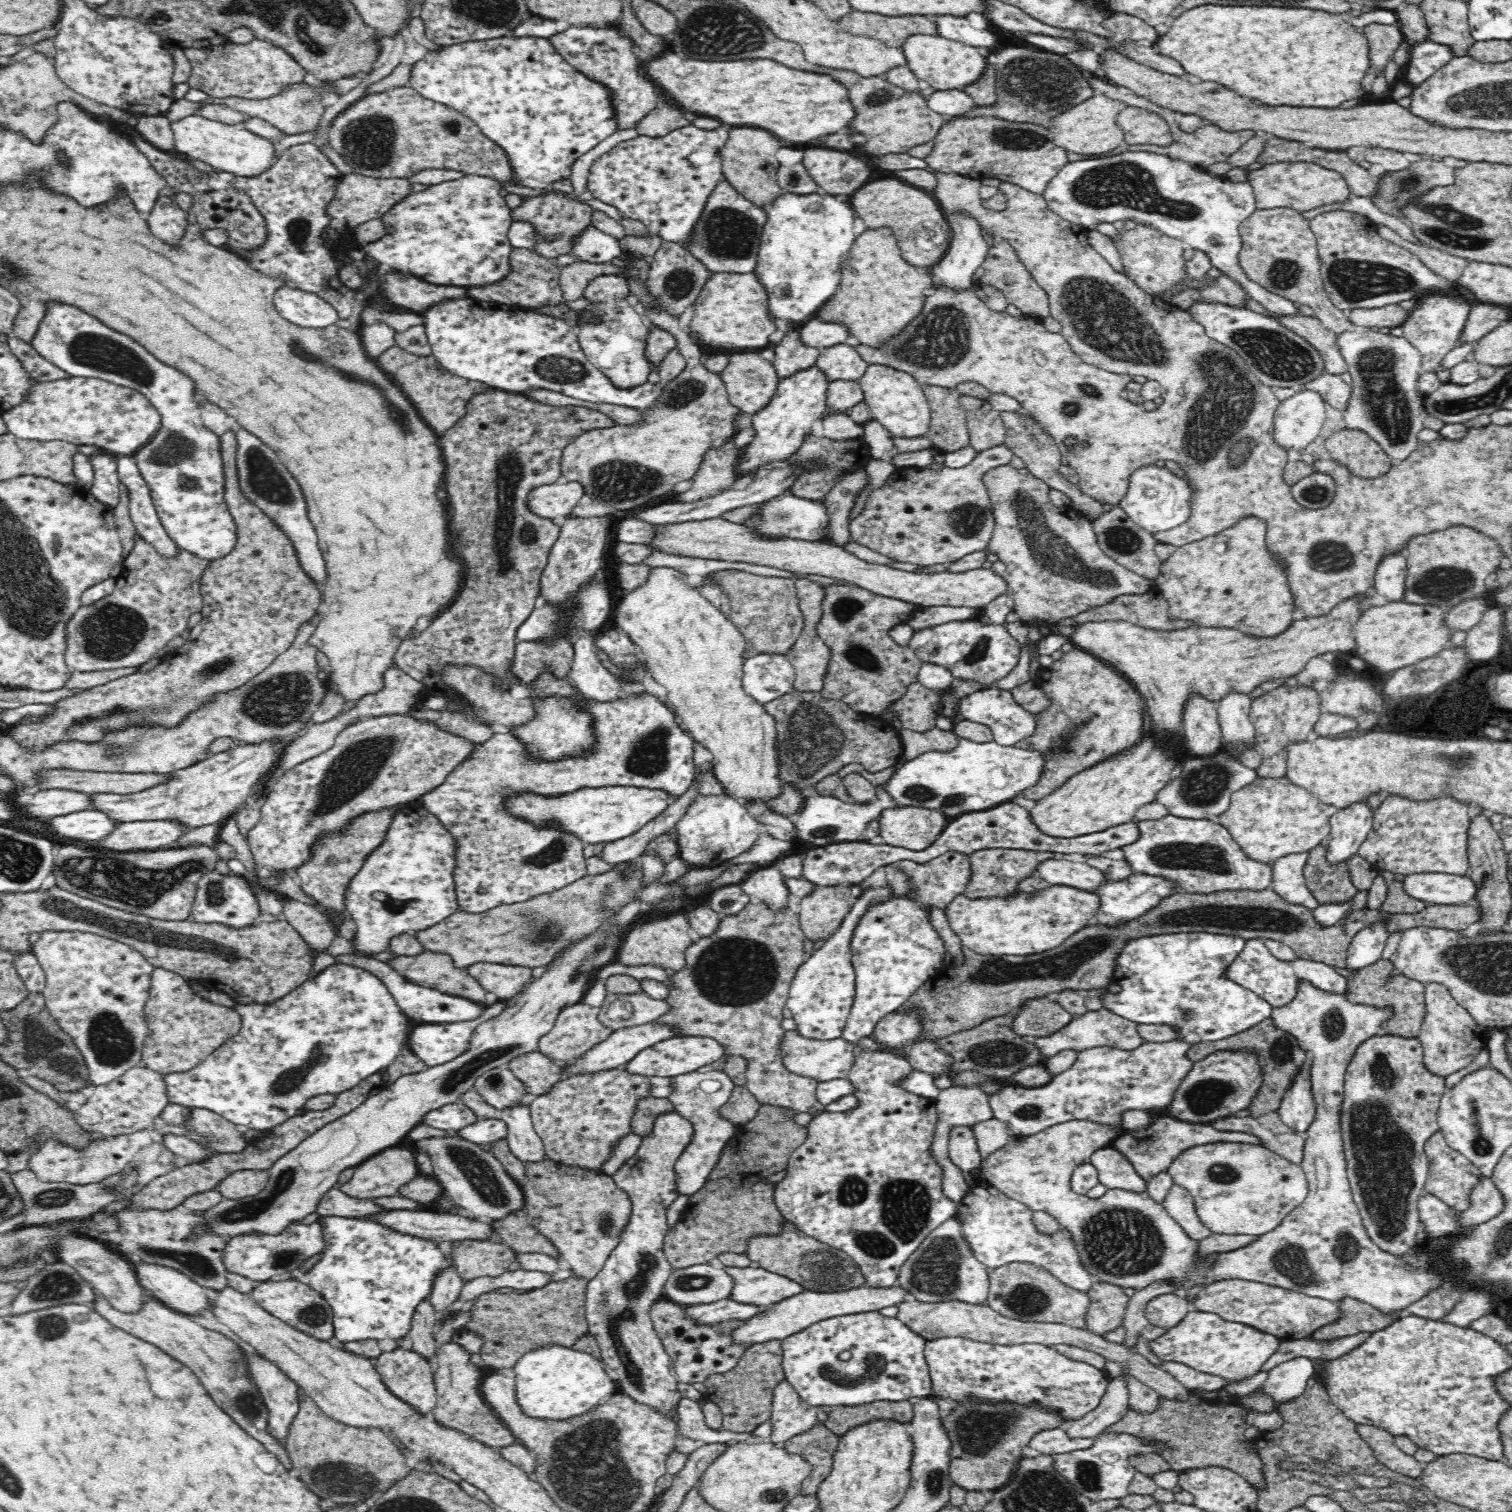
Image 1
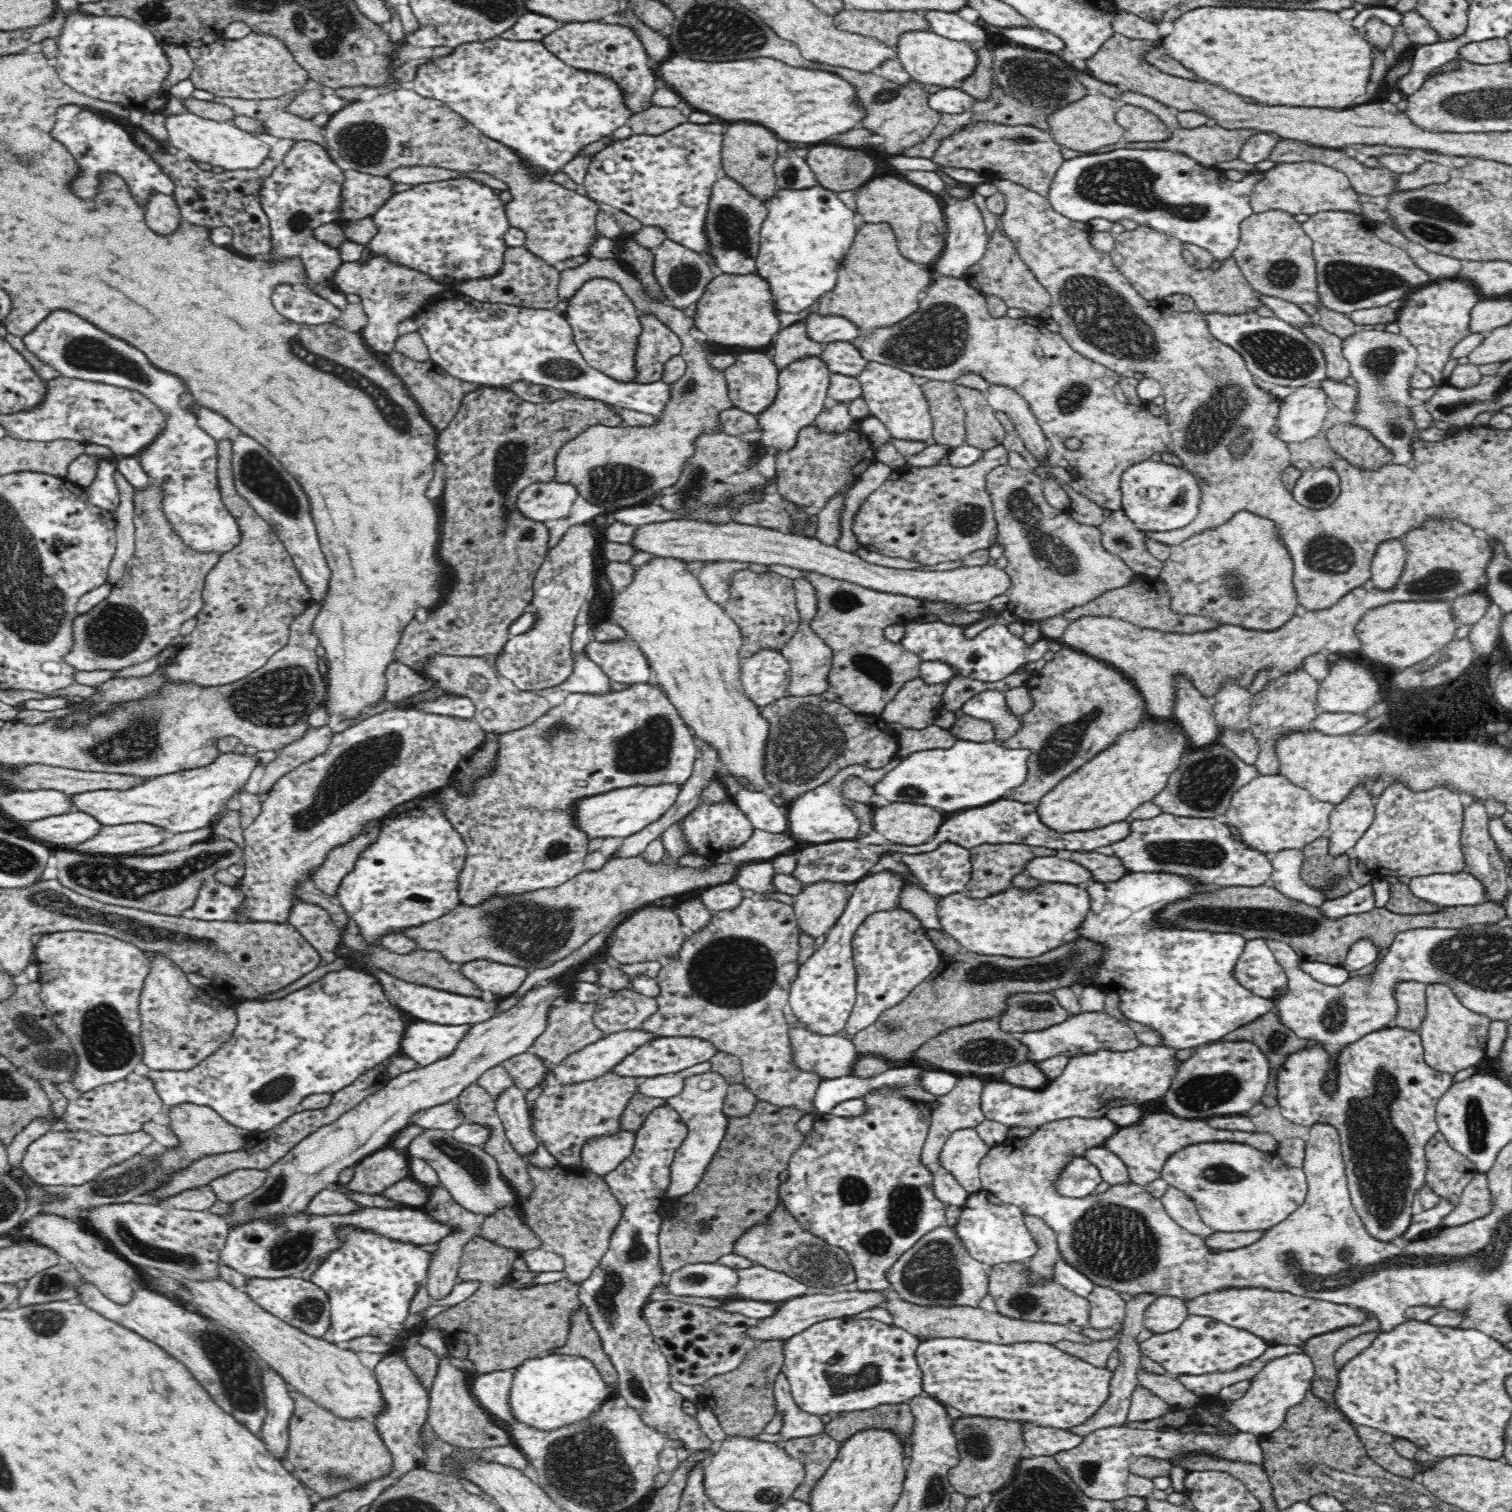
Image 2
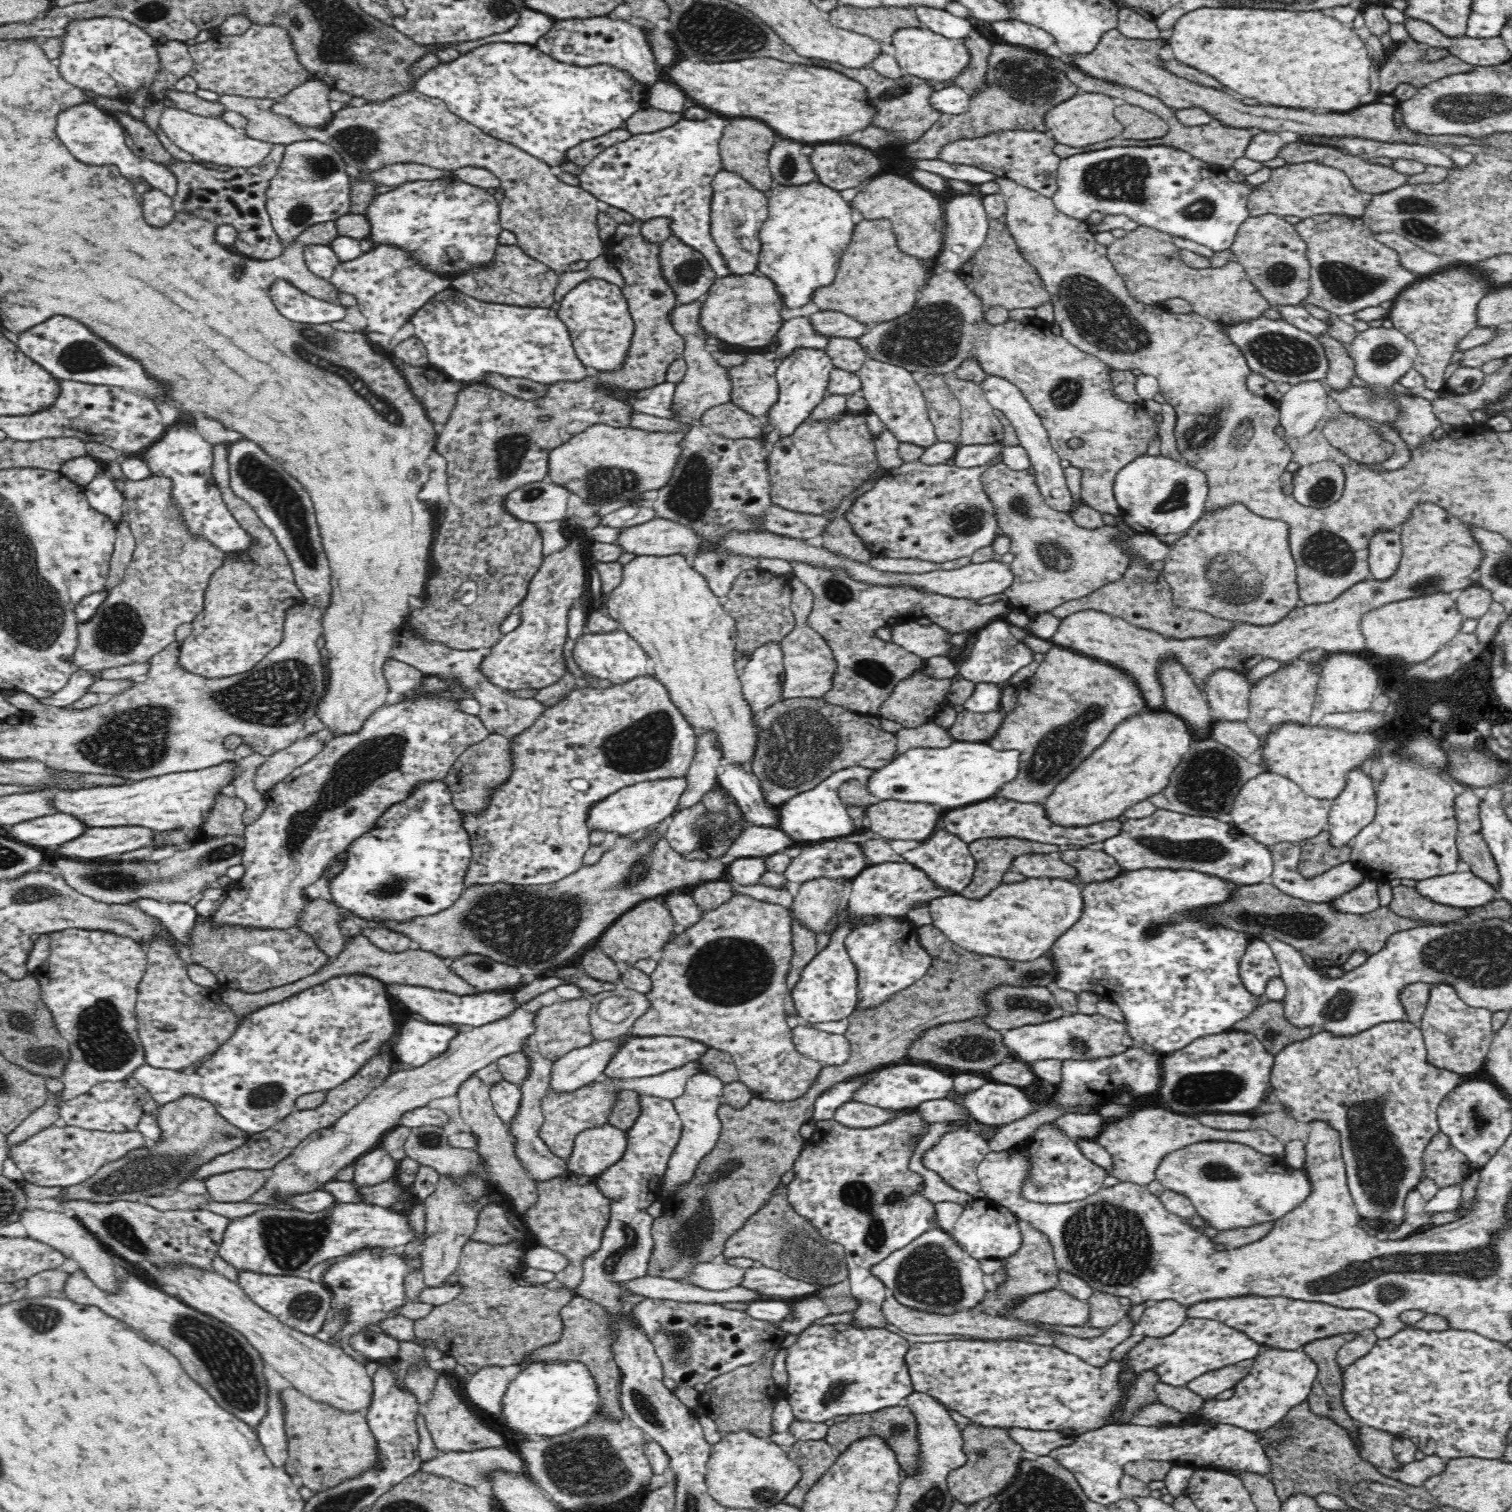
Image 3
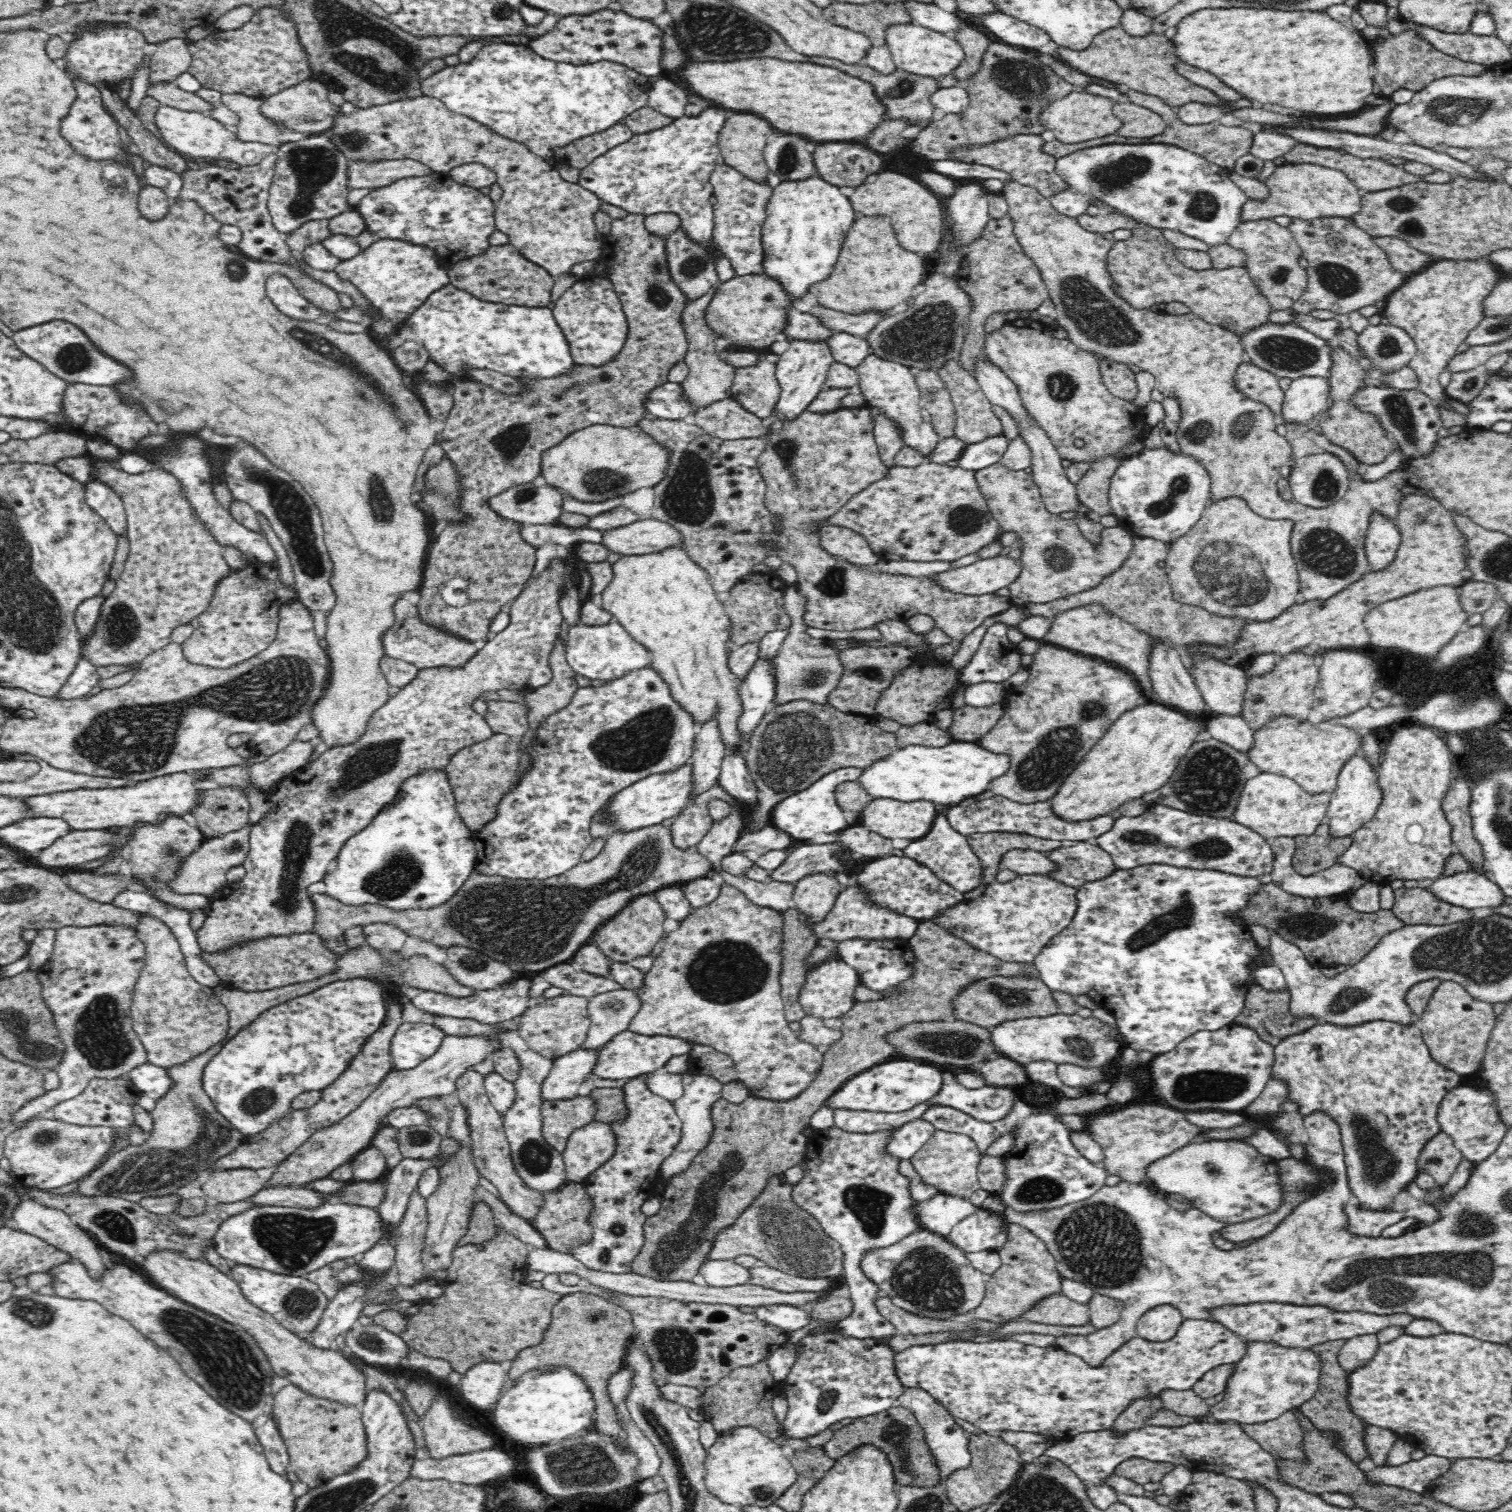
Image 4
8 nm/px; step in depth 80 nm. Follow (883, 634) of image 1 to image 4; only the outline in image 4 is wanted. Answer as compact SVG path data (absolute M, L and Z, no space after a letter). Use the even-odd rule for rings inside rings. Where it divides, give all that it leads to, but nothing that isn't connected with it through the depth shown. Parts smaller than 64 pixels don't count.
M869 406L859 409L838 409L830 414L813 414L805 412L798 420L784 423L779 434L768 434L766 448L758 457L758 468L767 486L765 503L774 515L783 518L783 529L775 536L779 551L777 556L784 563L790 564L797 572L796 585L800 594L806 597L804 620L808 627L822 630L852 632L872 628L884 621L907 621L917 614L931 616L935 628L940 628L953 638L961 641L972 630L976 630L986 618L1000 614L1011 607L1009 597L996 596L994 593L980 596L954 594L942 589L928 577L912 577L902 574L880 573L878 569L862 570L862 567L848 562L836 562L818 542L819 531L810 531L812 526L822 520L834 516L855 494L882 480L889 468L880 458L874 440L875 422L872 420ZM857 642L857 646L836 648L838 659L842 663L842 676L838 678L838 686L828 694L827 702L834 708L854 715L874 717L878 699L898 673L912 665L915 651L900 645L885 645L874 647L868 642Z

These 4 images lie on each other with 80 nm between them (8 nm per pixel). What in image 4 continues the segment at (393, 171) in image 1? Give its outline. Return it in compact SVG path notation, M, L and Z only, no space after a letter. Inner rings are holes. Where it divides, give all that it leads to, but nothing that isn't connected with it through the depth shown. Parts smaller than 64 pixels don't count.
M428 95L416 96L416 98L400 98L394 102L382 103L378 106L368 106L366 108L358 107L356 110L351 112L351 114L345 114L338 110L334 124L330 127L332 134L330 134L330 141L334 143L334 146L340 151L340 153L346 156L347 160L352 160L352 162L366 161L366 163L375 163L381 160L404 160L412 159L422 164L428 166L434 170L435 173L449 173L450 170L456 168L457 166L462 166L463 164L482 164L486 168L494 171L497 174L497 183L503 190L503 194L500 200L494 202L496 206L494 211L495 225L496 228L508 235L509 243L515 246L530 262L536 263L538 266L545 268L552 277L556 278L558 275L564 273L570 273L570 268L578 262L586 262L591 260L603 259L603 246L602 243L596 239L596 225L593 216L600 211L600 199L593 192L586 190L584 187L580 186L579 183L572 183L564 181L554 165L551 165L545 158L539 157L528 150L526 145L512 141L510 139L501 137L500 135L494 133L492 129L468 118L462 116L461 114L456 114L446 108L446 105L438 100Z

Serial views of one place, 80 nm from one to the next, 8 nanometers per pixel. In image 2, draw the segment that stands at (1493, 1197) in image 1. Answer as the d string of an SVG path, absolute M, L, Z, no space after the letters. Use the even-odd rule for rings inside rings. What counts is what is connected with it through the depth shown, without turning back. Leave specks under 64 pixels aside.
M1476 1173L1463 1188L1459 1203L1441 1222L1441 1227L1462 1226L1492 1212L1493 1198L1484 1173Z

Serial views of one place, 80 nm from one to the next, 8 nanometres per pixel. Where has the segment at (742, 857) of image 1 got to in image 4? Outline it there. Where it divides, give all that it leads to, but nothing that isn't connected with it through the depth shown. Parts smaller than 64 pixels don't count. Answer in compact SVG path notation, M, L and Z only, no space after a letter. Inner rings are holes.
M771 824L760 829L748 826L732 846L732 853L763 855L770 851L785 850L796 843L786 832Z

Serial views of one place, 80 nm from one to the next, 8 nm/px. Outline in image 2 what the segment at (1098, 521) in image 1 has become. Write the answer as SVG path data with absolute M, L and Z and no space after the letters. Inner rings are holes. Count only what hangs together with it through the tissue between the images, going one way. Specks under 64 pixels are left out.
M1122 508L1114 510L1098 524L1102 547L1120 561L1124 561L1136 574L1158 577L1163 562L1148 550L1147 540L1151 536L1140 530Z

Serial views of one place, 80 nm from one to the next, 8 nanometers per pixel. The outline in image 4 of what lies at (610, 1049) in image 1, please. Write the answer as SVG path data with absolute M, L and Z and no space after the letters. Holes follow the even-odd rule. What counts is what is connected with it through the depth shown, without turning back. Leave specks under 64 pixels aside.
M583 1048L553 1060L550 1074L542 1083L543 1100L568 1100L578 1093L577 1088L593 1073L599 1048Z

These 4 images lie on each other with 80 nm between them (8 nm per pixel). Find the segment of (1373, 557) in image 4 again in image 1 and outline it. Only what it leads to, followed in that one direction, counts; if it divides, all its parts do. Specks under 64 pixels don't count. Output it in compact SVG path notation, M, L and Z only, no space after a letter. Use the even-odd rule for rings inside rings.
M1405 554L1384 558L1376 570L1374 592L1385 596L1389 602L1404 601L1406 575L1407 559Z

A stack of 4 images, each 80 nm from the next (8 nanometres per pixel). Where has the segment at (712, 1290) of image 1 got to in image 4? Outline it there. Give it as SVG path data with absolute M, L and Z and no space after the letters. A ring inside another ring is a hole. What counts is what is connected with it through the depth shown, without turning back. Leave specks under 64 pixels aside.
M708 1260L700 1266L702 1283L710 1287L730 1287L747 1284L749 1270L735 1264L733 1260Z

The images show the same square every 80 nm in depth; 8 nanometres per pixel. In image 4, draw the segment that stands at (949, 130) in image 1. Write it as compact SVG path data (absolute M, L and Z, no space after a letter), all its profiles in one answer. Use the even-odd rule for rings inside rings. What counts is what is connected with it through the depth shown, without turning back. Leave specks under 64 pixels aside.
M1014 134L1002 140L994 140L990 144L956 146L948 150L948 155L954 161L978 163L1002 170L1010 174L1012 180L1024 186L1036 188L1042 196L1050 198L1064 189L1064 181L1055 169L1057 158L1042 150L1045 142L1040 134Z

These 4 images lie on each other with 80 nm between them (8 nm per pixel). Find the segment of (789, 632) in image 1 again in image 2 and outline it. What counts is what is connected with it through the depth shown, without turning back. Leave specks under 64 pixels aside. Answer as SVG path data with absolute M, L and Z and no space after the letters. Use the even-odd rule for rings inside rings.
M740 569L730 574L730 598L724 613L742 633L740 657L747 658L764 649L781 651L793 638L800 623L793 582L793 579L774 572L758 575L749 569Z

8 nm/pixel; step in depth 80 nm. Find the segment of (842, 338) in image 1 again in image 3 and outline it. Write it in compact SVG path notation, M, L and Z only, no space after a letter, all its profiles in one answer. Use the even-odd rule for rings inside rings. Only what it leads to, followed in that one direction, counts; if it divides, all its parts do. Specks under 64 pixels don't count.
M818 312L812 314L810 323L816 333L828 338L857 339L866 334L868 326L840 312Z

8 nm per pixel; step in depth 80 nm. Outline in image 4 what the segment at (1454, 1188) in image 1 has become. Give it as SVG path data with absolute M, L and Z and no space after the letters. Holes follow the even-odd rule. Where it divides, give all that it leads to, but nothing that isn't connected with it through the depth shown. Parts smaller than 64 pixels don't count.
M1440 1131L1424 1145L1417 1163L1420 1172L1432 1176L1441 1187L1450 1180L1462 1159L1464 1156L1454 1146L1452 1137Z

